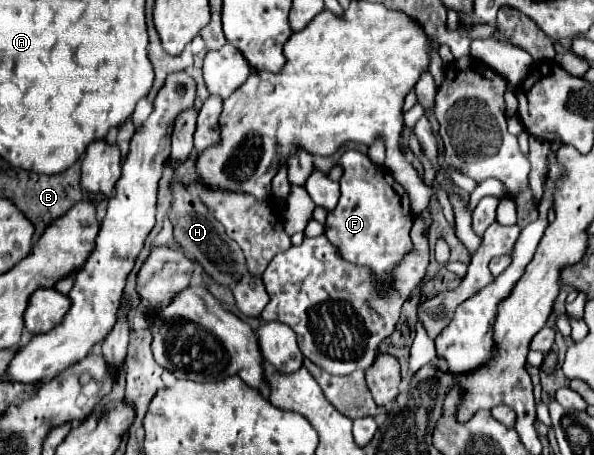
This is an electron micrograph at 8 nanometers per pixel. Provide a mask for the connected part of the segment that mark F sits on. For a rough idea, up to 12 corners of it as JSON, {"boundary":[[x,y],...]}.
{"boundary":[[347,150],[325,236],[377,292],[413,250],[409,196]]}

